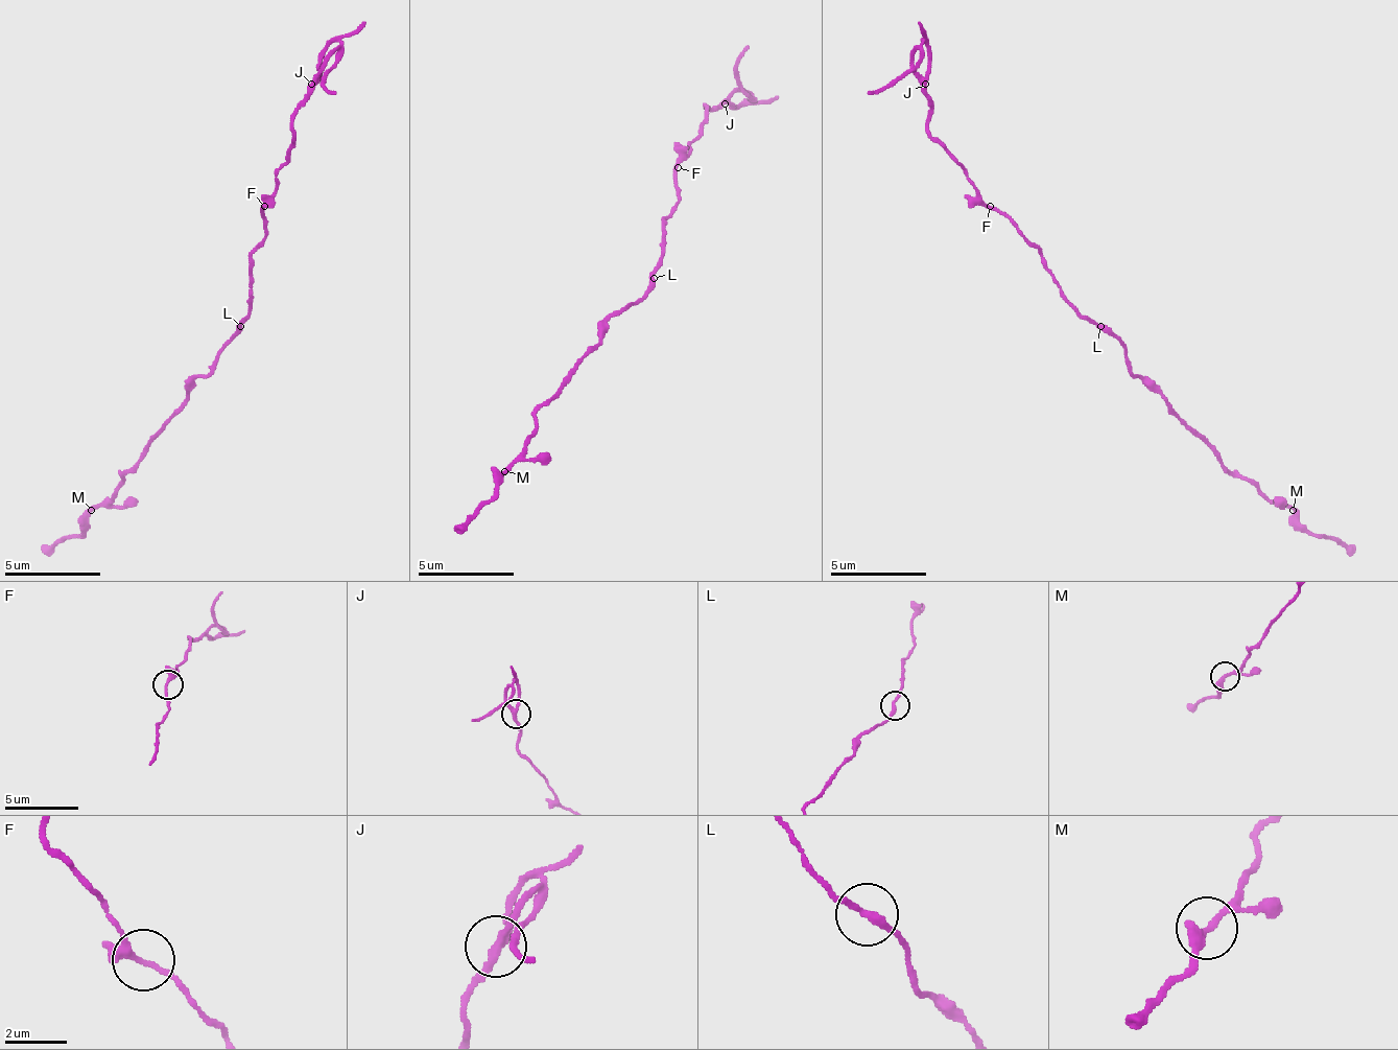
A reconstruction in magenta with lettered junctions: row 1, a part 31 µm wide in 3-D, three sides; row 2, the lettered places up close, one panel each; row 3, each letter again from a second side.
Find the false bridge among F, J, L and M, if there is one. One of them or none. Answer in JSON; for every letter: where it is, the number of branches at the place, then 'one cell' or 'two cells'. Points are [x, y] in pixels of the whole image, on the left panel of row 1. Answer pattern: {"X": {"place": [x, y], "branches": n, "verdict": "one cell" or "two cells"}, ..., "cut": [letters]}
{"F": {"place": [264, 206], "branches": 3, "verdict": "one cell"}, "J": {"place": [311, 84], "branches": 3, "verdict": "two cells"}, "L": {"place": [240, 326], "branches": 2, "verdict": "one cell"}, "M": {"place": [91, 510], "branches": 3, "verdict": "one cell"}, "cut": ["J"]}

